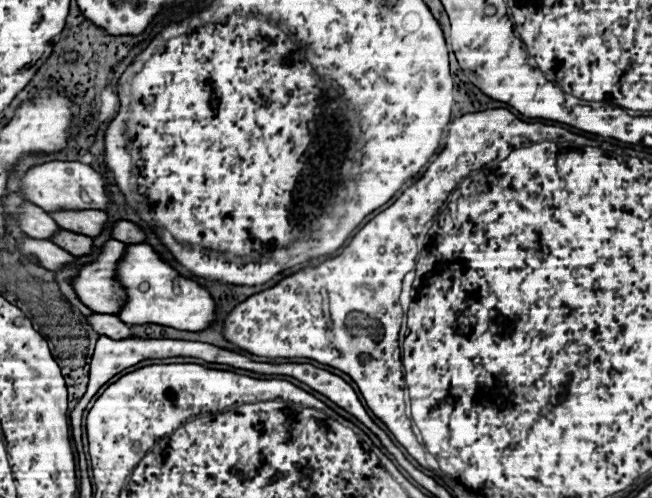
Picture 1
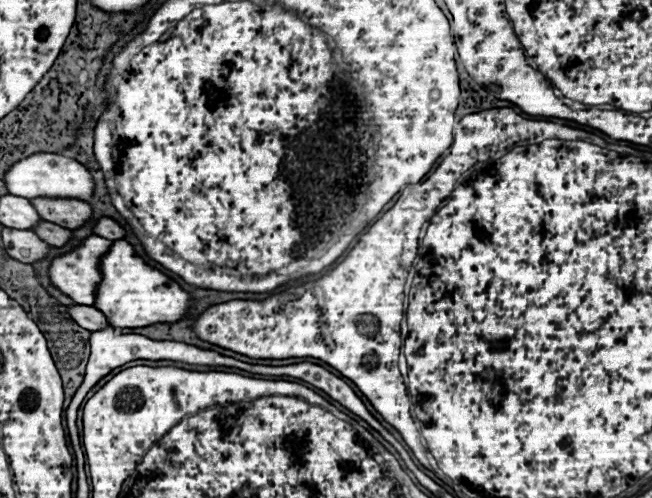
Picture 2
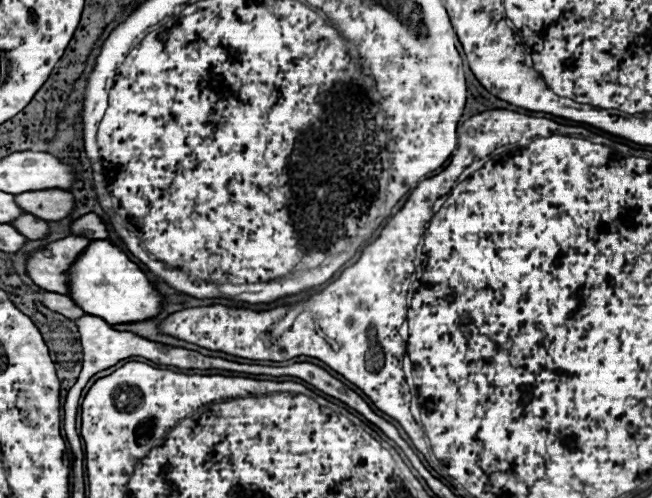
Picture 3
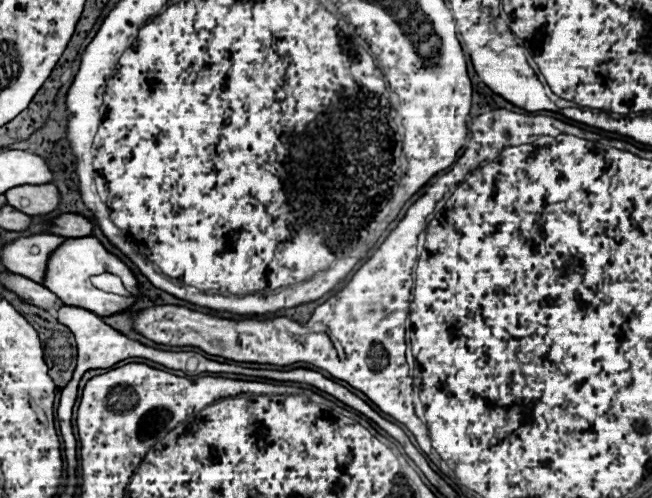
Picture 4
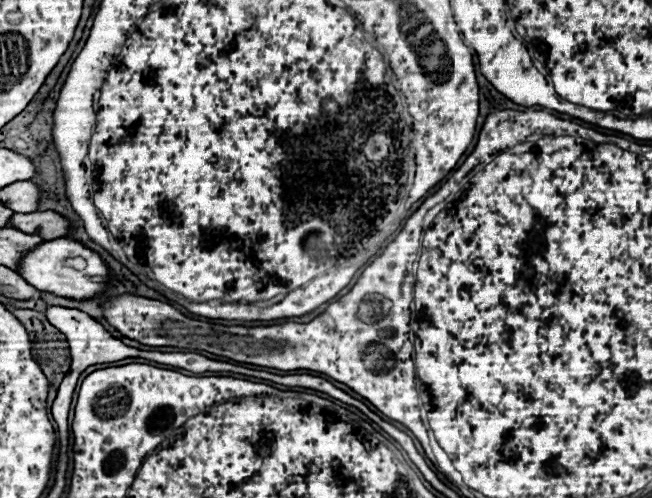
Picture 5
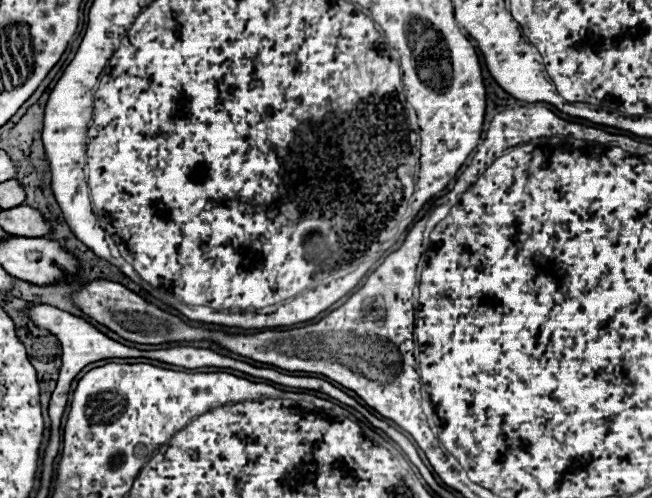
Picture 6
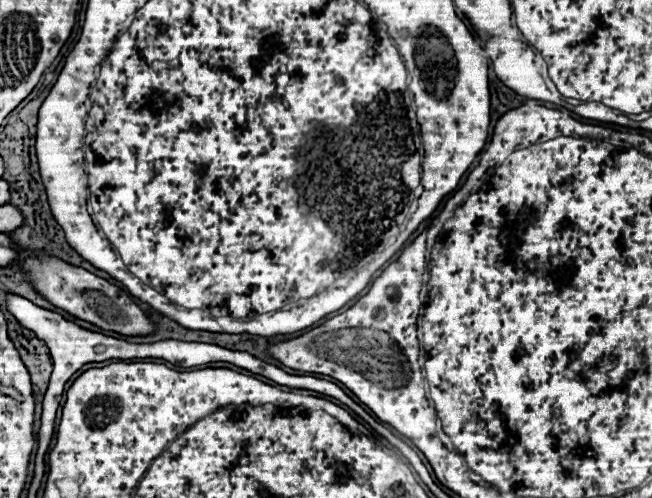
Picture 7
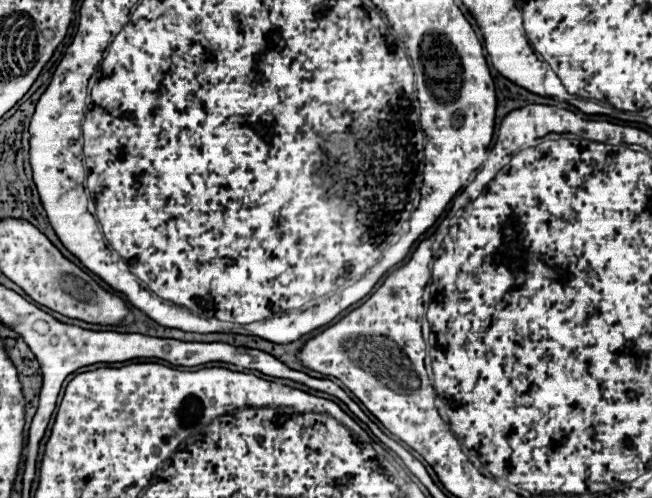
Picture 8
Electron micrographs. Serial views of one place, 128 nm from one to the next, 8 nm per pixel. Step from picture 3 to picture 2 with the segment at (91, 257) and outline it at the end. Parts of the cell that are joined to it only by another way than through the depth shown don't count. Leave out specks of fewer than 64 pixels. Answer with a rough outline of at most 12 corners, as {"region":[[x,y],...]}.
{"region":[[126,240],[100,258],[94,306],[114,328],[178,322],[194,304]]}

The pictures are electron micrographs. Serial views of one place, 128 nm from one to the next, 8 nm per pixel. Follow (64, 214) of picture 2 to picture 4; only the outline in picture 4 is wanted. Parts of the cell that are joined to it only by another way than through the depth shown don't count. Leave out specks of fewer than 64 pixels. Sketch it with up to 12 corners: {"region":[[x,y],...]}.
{"region":[[54,184],[16,186],[6,202],[28,216],[56,210]]}

